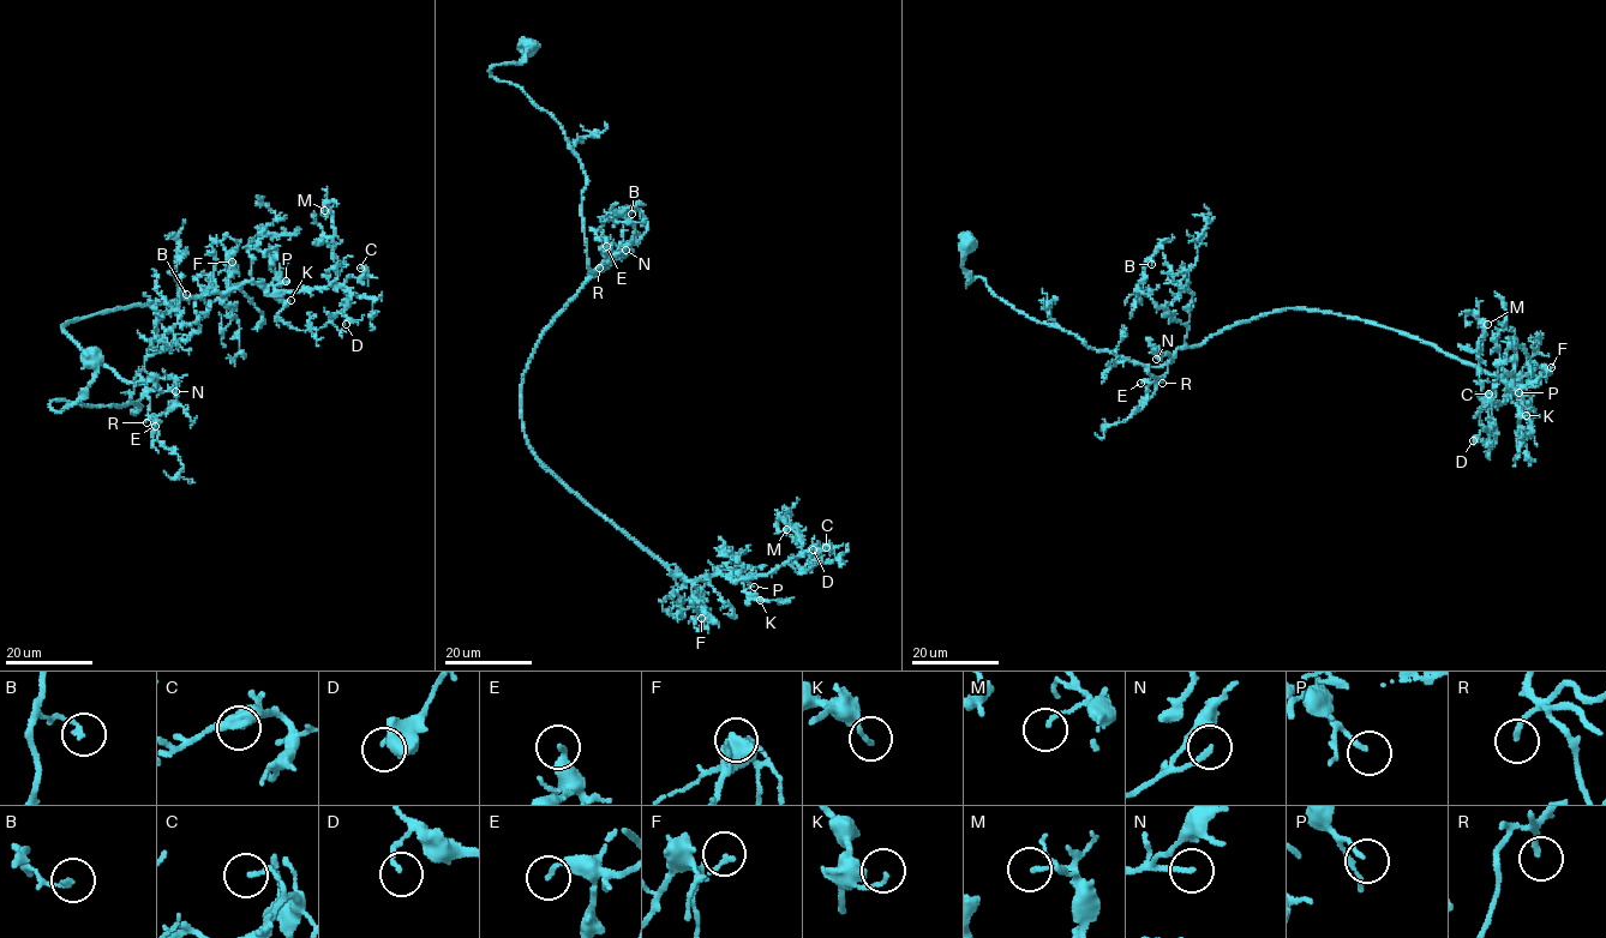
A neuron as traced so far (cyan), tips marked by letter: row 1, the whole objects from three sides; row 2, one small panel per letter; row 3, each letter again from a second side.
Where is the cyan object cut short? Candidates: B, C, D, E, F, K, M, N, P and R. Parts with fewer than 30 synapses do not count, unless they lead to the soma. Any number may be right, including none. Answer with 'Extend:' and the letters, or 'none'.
Extend: N, P

